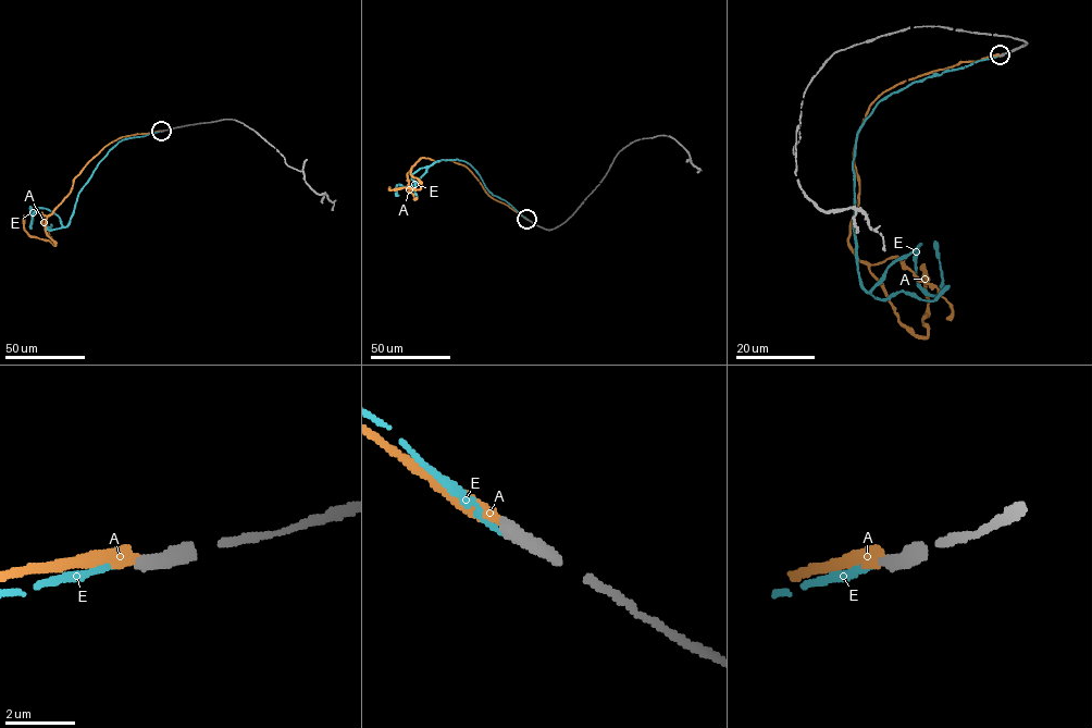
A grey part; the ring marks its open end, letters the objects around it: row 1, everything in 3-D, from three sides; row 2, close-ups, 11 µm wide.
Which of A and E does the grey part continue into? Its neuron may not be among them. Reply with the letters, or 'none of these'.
E

